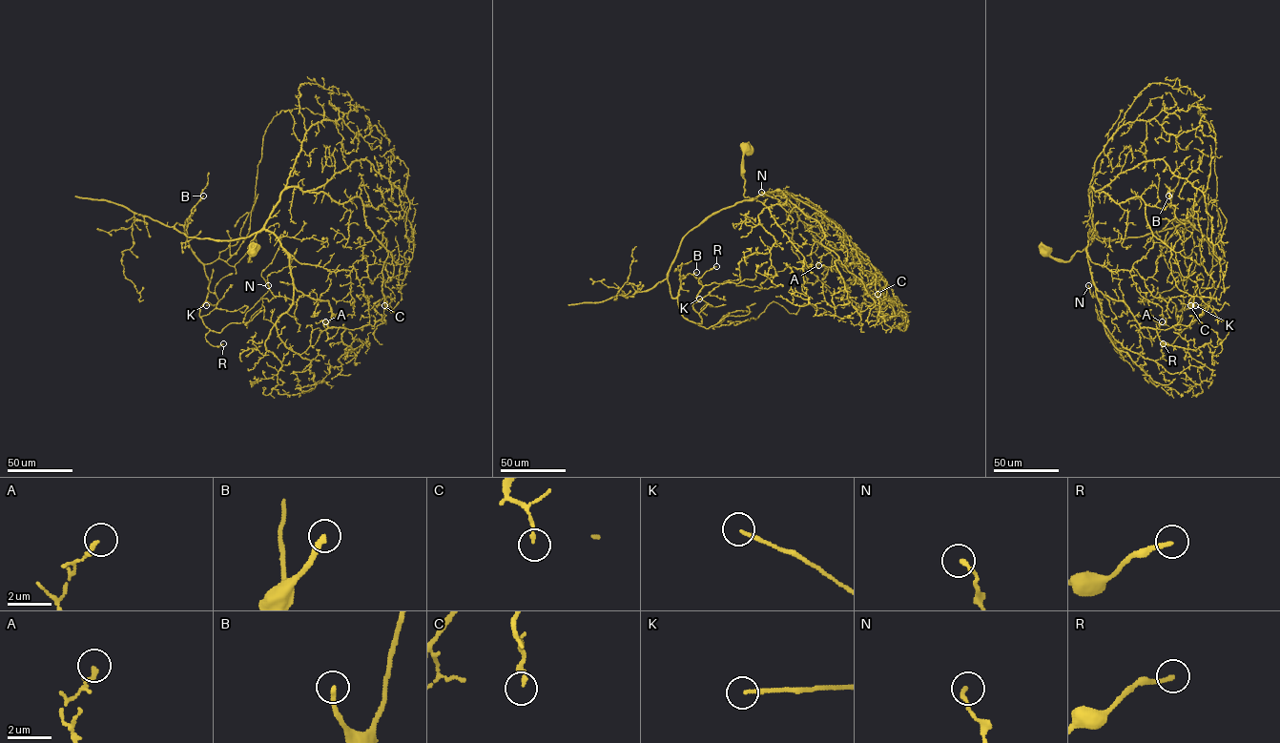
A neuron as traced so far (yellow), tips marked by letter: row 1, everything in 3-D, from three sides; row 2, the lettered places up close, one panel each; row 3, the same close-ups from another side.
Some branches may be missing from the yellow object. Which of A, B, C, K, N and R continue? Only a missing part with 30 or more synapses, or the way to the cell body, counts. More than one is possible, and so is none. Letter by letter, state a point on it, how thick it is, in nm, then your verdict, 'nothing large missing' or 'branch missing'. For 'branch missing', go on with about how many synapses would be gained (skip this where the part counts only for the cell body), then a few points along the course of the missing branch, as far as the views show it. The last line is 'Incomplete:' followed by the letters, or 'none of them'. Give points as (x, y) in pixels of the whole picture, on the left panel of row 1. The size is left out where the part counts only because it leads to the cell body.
A: place (325, 321); calibre 240 nm; nothing large missing
B: place (203, 196); calibre 240 nm; branch missing; 40 synapses; course (203, 196), (215, 164)
C: place (384, 305); calibre 130 nm; nothing large missing
K: place (206, 305); calibre 160 nm; branch missing; 35 synapses; course (206, 305), (191, 312), (193, 323)
N: place (268, 285); calibre 190 nm; nothing large missing
R: place (223, 343); calibre 190 nm; branch missing; 90 synapses; course (223, 343), (235, 342), (261, 321), (280, 299), (290, 275), (299, 266), (302, 257)
Incomplete: B, K, R

